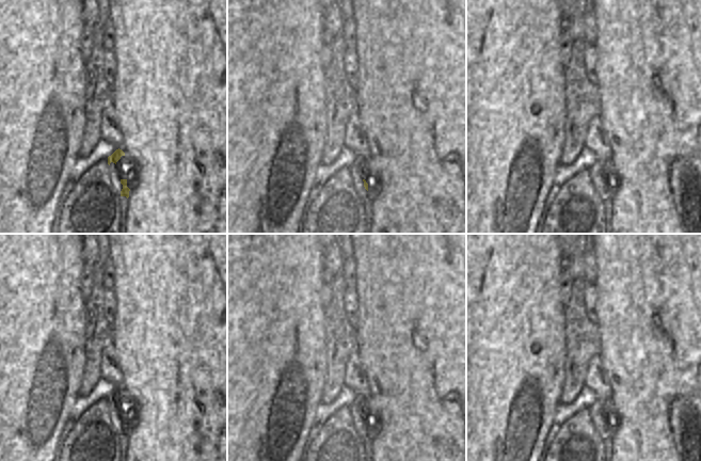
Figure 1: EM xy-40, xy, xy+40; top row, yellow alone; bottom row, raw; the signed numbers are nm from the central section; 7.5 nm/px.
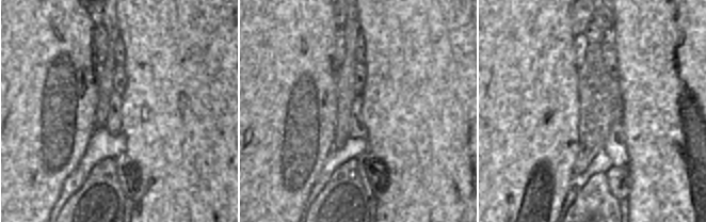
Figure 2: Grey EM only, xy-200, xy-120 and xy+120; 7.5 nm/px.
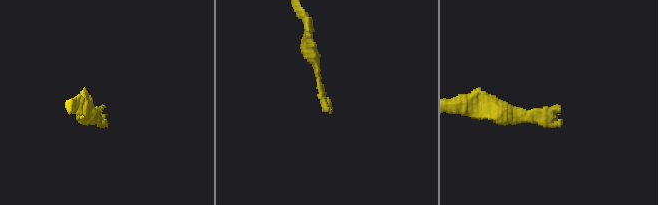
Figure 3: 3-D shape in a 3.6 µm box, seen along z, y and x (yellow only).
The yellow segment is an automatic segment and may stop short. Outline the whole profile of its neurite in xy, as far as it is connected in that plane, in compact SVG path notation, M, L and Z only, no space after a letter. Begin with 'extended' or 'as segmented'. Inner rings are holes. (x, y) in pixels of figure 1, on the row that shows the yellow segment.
extended | M355 157L353 163L349 168L349 174L353 177L353 184L355 191L360 198L370 198L371 193L368 192L368 179L367 173L370 171L368 164L362 164L362 158Z

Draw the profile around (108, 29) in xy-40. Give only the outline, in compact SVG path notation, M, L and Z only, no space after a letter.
M107 21L103 27L103 48L106 51L114 48L114 27L111 21Z

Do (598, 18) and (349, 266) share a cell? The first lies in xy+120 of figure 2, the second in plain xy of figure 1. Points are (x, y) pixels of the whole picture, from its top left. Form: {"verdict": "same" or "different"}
{"verdict": "same"}

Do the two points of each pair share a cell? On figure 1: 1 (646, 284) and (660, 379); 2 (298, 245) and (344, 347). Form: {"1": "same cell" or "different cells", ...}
{"1": "same cell", "2": "different cells"}

